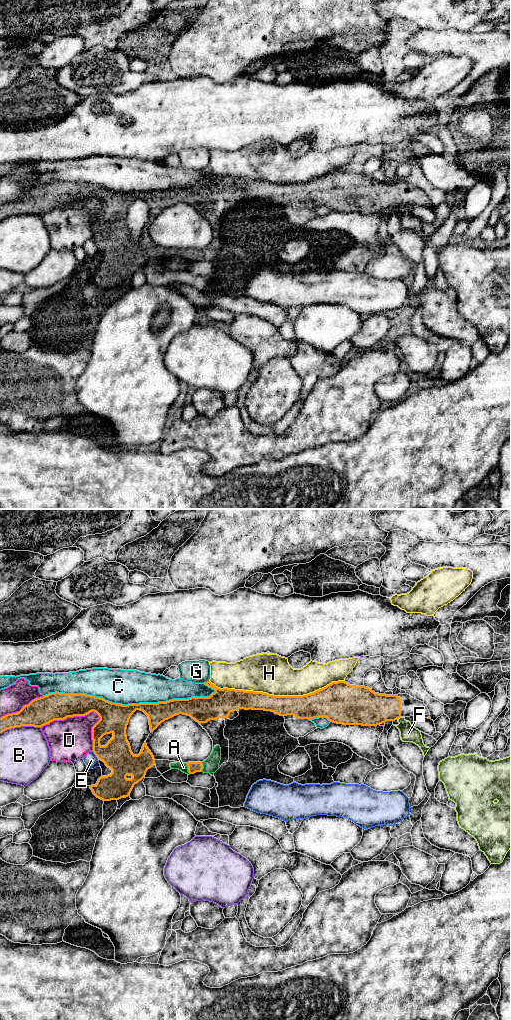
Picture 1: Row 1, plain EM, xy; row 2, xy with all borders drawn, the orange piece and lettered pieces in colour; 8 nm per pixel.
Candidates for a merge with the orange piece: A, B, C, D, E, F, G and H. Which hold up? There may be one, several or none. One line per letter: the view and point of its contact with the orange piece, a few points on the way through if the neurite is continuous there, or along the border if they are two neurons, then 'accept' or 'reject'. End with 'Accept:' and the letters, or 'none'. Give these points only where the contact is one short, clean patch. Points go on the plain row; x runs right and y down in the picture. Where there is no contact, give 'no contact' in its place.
A: xy (188, 256) | across xy (193, 255), (188, 256), (183, 255) | accept
B: xy (19, 214) | reject
C: xy (129, 192) | reject
D: xy (70, 204) | reject
E: xy (94, 241) | reject
F: xy (398, 206) | reject
G: xy (205, 170) | reject
H: xy (277, 184) | reject
Accept: A

